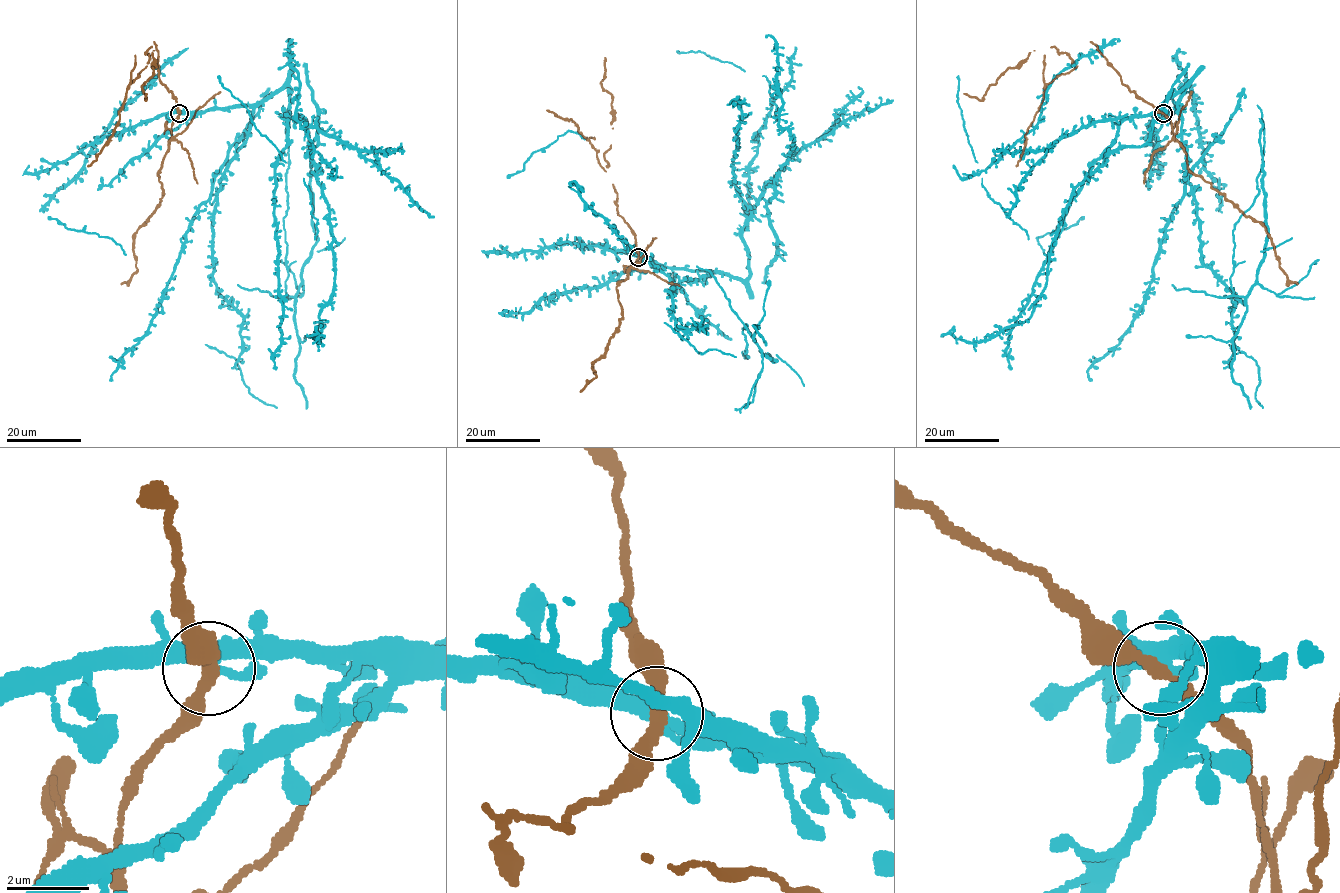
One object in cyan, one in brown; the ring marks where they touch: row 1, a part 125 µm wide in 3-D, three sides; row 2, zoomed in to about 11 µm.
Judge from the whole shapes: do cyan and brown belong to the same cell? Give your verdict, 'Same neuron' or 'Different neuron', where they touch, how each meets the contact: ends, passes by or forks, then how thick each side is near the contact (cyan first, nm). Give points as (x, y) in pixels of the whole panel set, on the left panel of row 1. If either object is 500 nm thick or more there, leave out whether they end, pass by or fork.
Different neuron. Place: (179, 113). At the ring cyan passes by. At the ring brown passes by. Thickness 400 nm (cyan) against 300 nm

